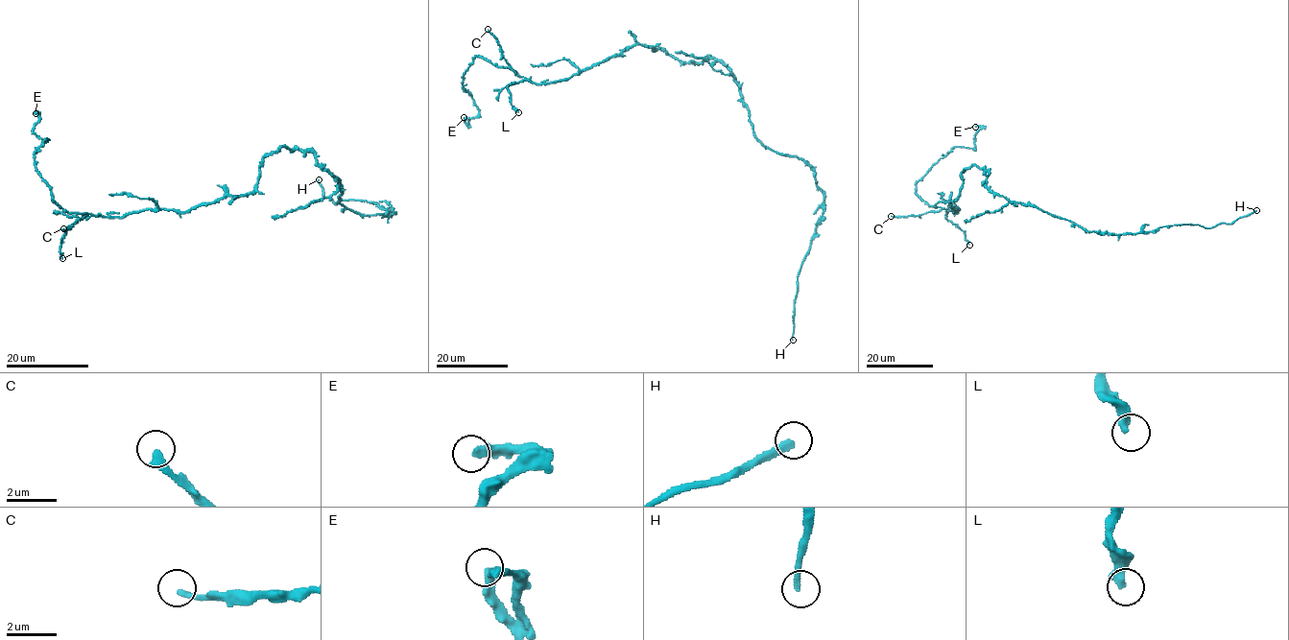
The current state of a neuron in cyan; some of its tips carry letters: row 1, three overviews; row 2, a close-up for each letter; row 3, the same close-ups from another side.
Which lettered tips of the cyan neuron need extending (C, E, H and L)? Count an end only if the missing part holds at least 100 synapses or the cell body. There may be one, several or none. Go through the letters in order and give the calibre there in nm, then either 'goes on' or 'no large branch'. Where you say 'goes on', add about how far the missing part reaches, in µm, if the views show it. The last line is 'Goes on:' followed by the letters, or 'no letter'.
C: 240 nm thick; no large branch
E: 360 nm thick; no large branch
H: 260 nm thick; goes on; about 180 µm are missing
L: 360 nm thick; no large branch
Goes on: H

